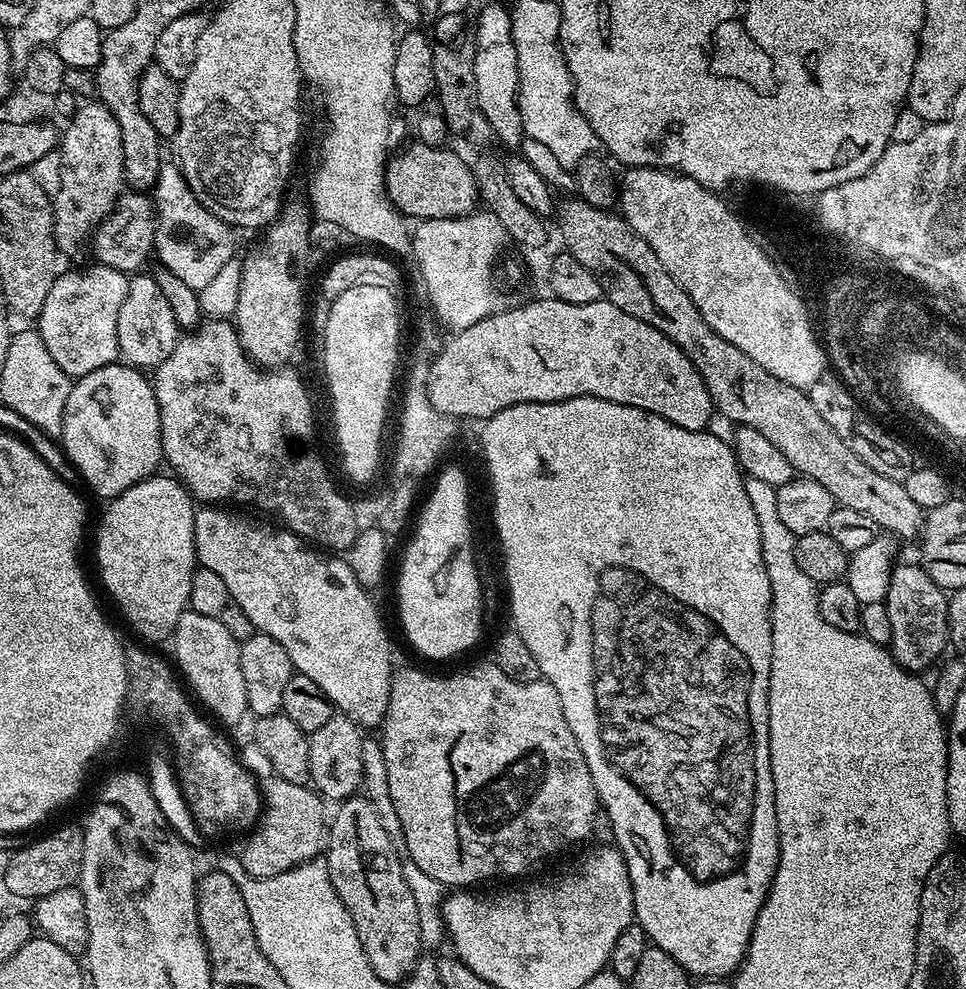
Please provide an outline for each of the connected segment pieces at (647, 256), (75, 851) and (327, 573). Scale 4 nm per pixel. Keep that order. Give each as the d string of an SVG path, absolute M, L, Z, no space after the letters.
M576 196L563 200L566 201L561 206L559 203L556 212L560 236L564 239L563 247L571 256L578 258L578 262L582 262L582 266L586 266L586 270L590 270L594 278L598 278L604 291L603 299L618 306L618 310L626 310L626 314L638 318L638 322L646 322L646 326L654 326L654 330L662 330L662 334L666 334L666 338L670 338L674 346L684 351L686 358L690 358L690 362L698 370L715 411L726 414L726 418L730 418L737 426L750 426L750 430L758 430L758 434L763 434L768 441L774 442L774 446L778 446L782 454L786 454L793 469L801 477L822 482L822 486L826 486L826 490L834 494L839 507L858 510L858 514L866 514L866 518L875 522L877 529L884 531L885 528L886 531L893 532L893 534L888 533L893 537L901 536L904 540L915 541L923 533L925 509L920 508L918 502L911 500L910 494L906 494L903 483L895 481L894 478L886 478L885 475L878 474L870 466L866 466L862 458L855 453L851 443L845 437L834 434L834 430L830 430L830 426L822 419L822 414L818 414L814 402L810 402L805 389L790 386L790 382L782 382L782 378L774 378L770 370L762 370L762 366L758 366L754 358L742 354L738 346L726 342L722 334L715 332L710 322L702 318L698 306L694 306L690 294L686 294L686 290L682 290L682 286L674 282L666 266L662 266L658 254L654 254L654 250L646 246L644 239L619 213L594 207Z
M56 828L49 836L12 852L5 872L5 886L10 893L20 896L29 902L35 902L41 896L54 894L54 890L71 888L79 881L82 866L82 850L84 849L84 829Z
M200 506L196 508L194 542L196 543L196 558L199 567L214 570L214 574L218 574L222 578L222 582L226 582L226 590L231 603L237 604L246 612L250 622L253 623L255 631L265 632L270 638L274 638L274 642L278 642L278 646L282 646L282 650L286 650L293 669L299 675L314 678L314 682L318 682L318 686L322 686L322 690L328 695L328 700L333 706L339 709L343 715L350 717L353 722L359 724L361 729L379 729L380 725L384 723L386 706L390 698L394 663L392 664L392 644L388 641L388 632L384 629L384 620L380 617L375 602L372 601L373 593L369 589L363 588L358 582L358 578L354 578L354 570L350 570L347 559L336 554L325 554L323 551L309 546L300 537L283 527L275 526L276 528L271 528L268 524L255 524L254 521L247 520L246 517L239 516L236 512L239 511L229 510L224 506Z

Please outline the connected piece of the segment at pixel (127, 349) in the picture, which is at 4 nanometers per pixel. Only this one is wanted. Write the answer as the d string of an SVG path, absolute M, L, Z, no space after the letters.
M136 274L128 281L126 302L118 310L118 346L119 359L123 363L141 370L154 370L174 351L174 346L181 338L182 329L175 321L170 303L166 302L161 287L152 274Z

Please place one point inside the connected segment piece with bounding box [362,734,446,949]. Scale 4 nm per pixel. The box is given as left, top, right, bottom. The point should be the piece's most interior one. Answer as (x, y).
(429, 894)

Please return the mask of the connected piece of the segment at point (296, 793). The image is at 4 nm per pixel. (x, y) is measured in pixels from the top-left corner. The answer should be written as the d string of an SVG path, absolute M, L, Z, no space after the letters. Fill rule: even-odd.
M275 774L269 777L262 784L260 819L238 856L240 865L255 880L274 878L307 860L317 859L326 844L325 801L311 787L286 782Z

